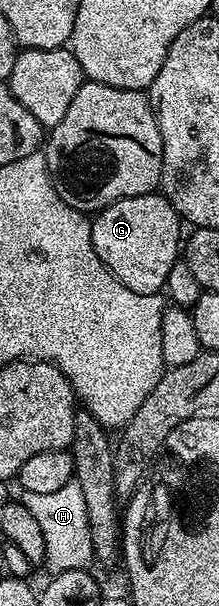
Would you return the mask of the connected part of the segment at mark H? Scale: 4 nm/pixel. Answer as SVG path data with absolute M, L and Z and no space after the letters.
M76 480L66 483L66 487L51 495L24 493L22 500L26 511L34 515L38 528L42 530L42 540L46 543L43 568L49 569L49 574L88 569L93 564L90 519L86 519L86 499L82 496L82 487L78 487Z

